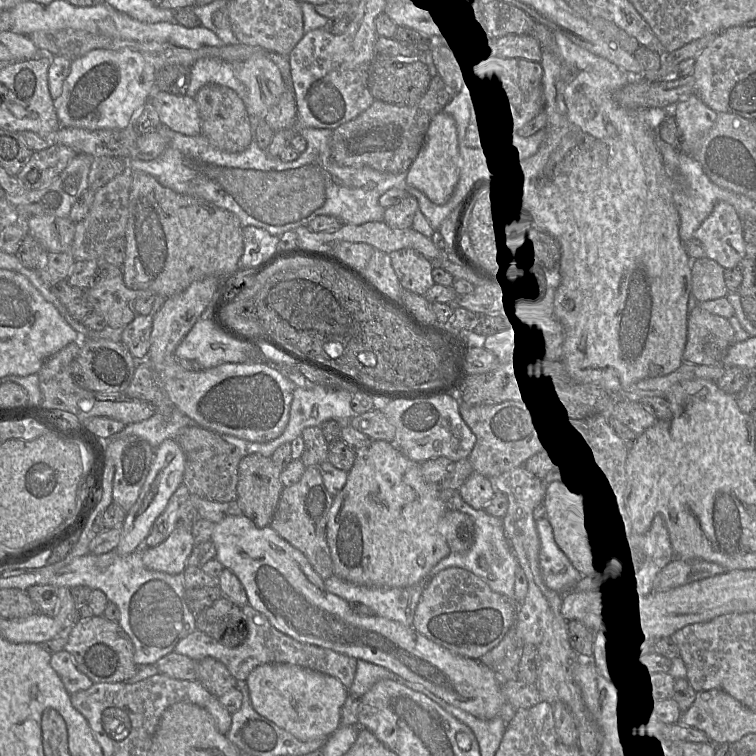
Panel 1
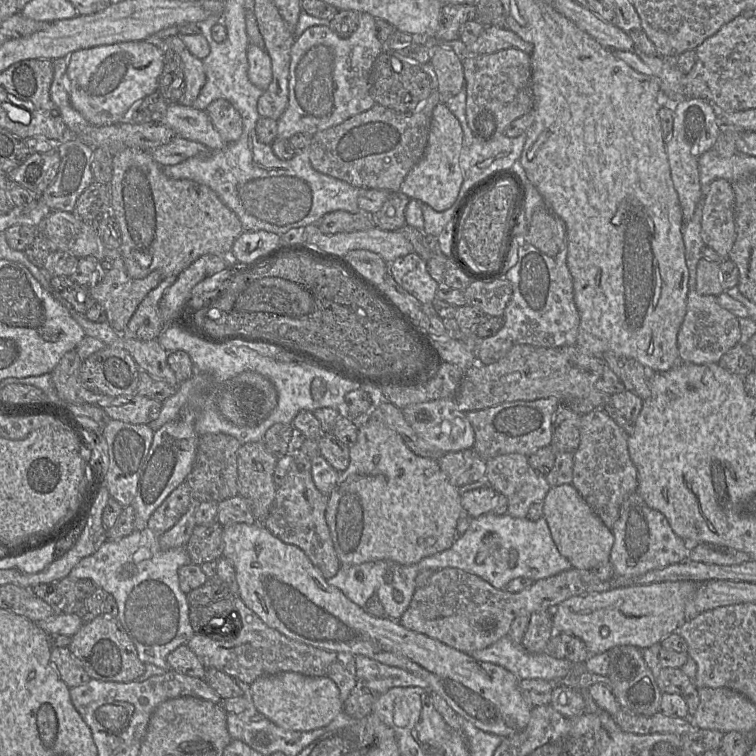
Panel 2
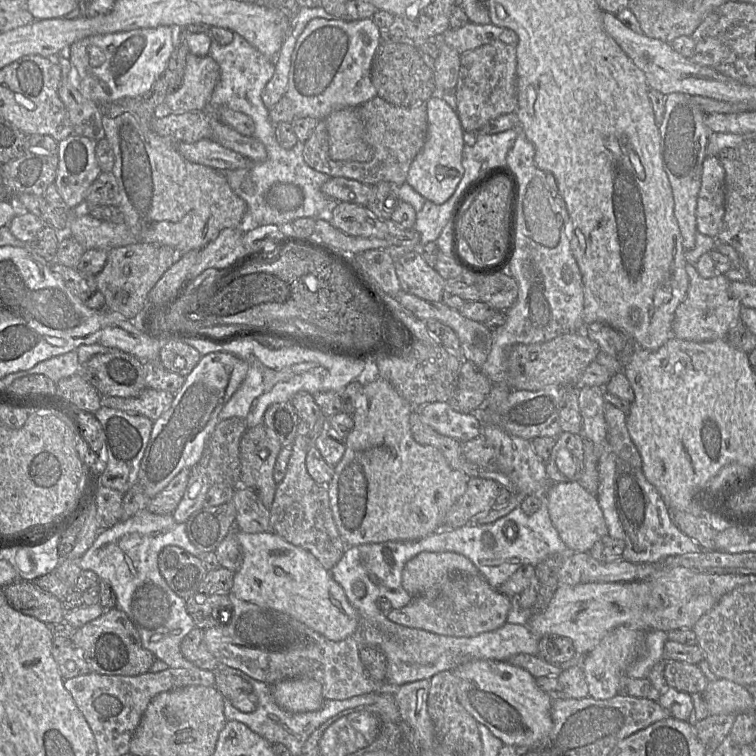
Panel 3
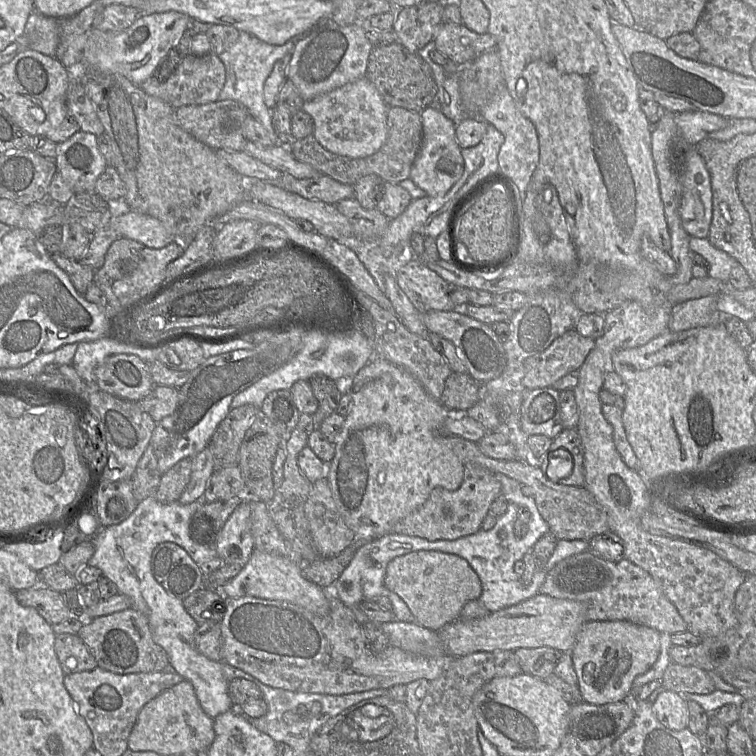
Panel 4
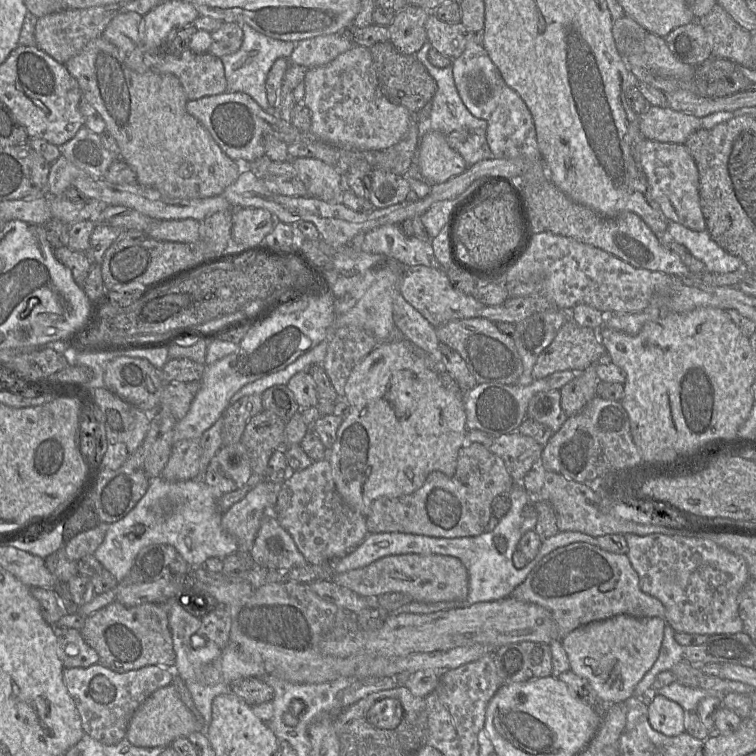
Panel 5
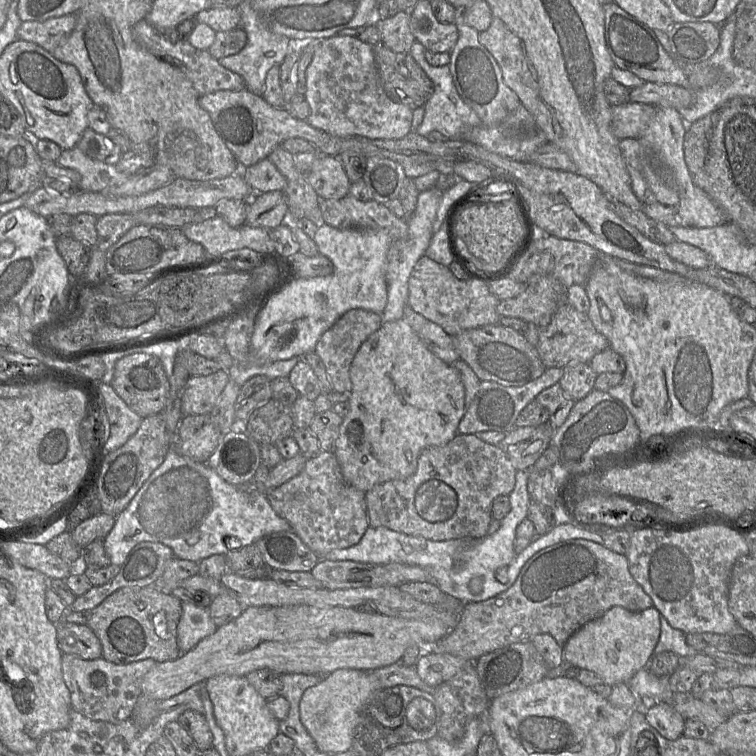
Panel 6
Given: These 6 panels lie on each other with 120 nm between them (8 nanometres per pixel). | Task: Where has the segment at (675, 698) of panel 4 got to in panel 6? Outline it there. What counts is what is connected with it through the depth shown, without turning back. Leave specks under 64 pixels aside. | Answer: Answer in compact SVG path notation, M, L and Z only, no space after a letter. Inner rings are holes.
M656 703L646 711L645 719L661 736L676 740L683 735L685 719L668 703Z

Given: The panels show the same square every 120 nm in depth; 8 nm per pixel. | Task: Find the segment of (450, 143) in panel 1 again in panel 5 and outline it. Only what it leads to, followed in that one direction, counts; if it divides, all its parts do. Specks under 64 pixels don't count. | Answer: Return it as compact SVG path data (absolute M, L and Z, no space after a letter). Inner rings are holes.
M440 131L425 133L419 142L418 167L425 181L439 184L460 175L467 169L461 154L448 142Z

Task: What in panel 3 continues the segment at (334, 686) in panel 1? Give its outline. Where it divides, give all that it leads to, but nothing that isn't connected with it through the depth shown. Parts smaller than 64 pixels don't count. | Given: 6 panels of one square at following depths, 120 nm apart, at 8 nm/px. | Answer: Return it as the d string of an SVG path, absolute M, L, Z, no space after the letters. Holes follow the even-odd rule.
M312 679L281 681L271 686L271 693L279 707L292 713L316 711L324 701L322 685Z

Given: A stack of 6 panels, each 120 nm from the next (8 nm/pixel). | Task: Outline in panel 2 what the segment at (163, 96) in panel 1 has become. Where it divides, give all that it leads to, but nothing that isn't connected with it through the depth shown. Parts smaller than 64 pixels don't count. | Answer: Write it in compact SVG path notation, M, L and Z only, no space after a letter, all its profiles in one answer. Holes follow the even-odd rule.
M180 103L168 104L164 124L170 127L176 135L200 142L208 150L220 150L226 146L226 142L212 124L205 110Z

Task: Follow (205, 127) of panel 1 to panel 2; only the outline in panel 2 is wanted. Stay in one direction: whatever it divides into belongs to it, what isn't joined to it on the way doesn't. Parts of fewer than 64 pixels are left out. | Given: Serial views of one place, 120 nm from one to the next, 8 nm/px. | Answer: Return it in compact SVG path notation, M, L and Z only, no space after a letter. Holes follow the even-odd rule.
M222 98L214 100L205 111L226 144L240 138L243 132L242 118L229 101Z

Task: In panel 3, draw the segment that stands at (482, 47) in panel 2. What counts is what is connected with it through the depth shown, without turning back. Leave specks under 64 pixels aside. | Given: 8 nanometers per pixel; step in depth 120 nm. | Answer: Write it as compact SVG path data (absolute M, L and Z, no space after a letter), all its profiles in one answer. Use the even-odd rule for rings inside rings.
M468 23L459 29L448 29L441 37L441 43L462 54L494 43L516 46L517 35L508 29L502 29L494 24L477 25Z

